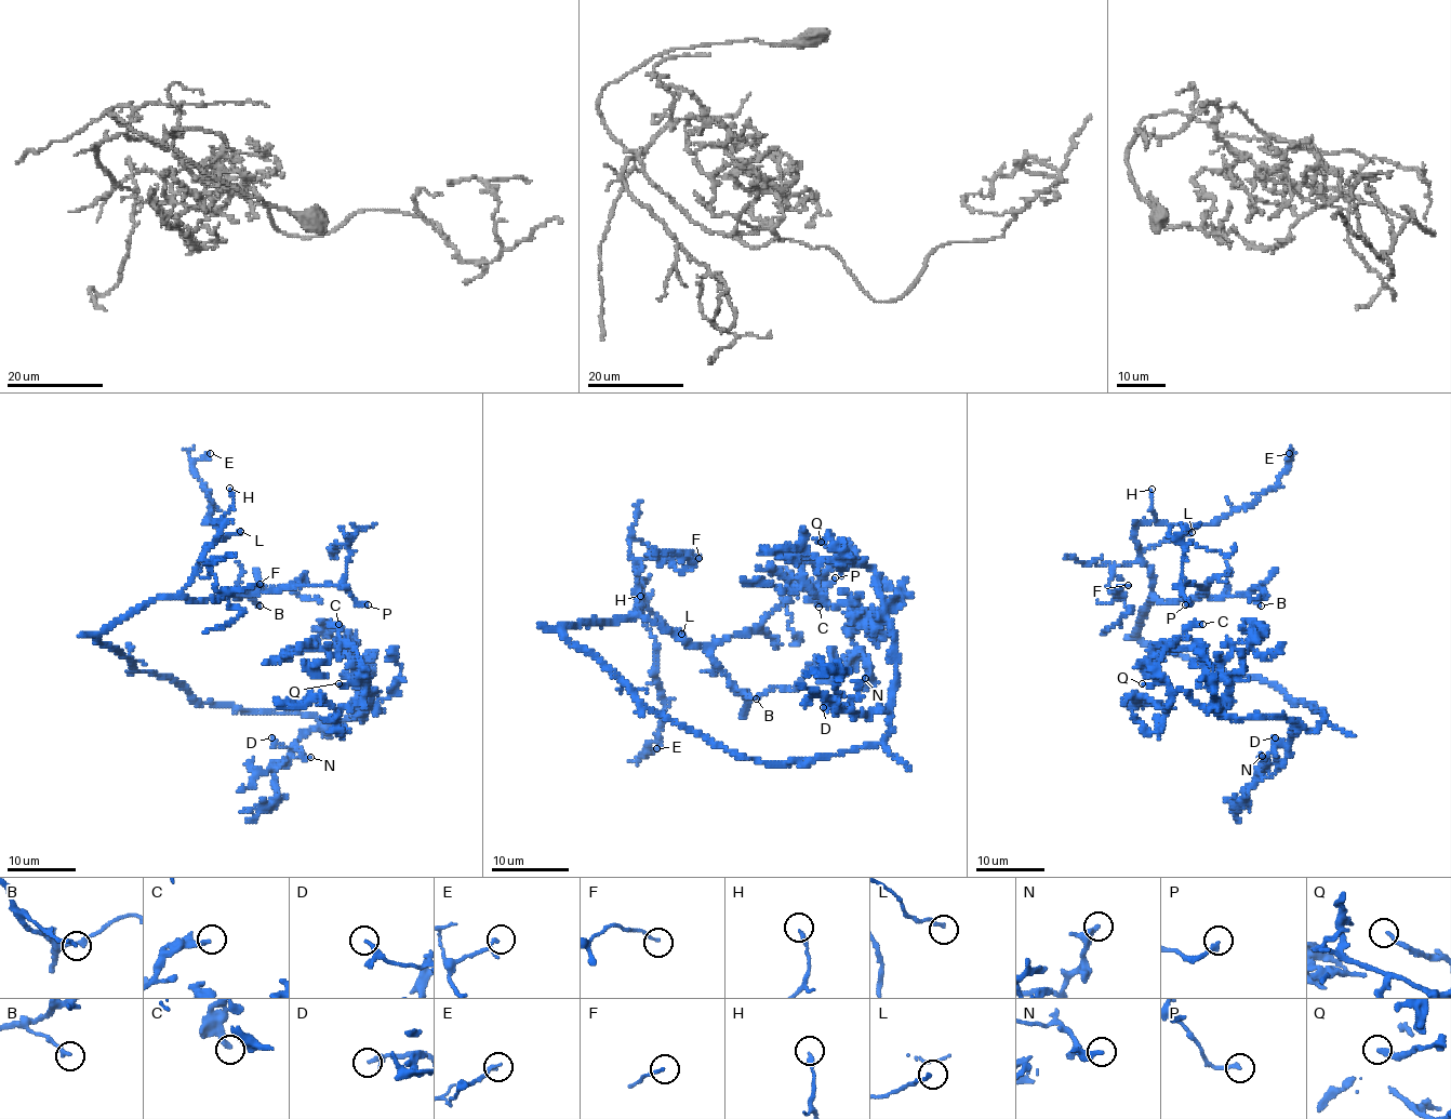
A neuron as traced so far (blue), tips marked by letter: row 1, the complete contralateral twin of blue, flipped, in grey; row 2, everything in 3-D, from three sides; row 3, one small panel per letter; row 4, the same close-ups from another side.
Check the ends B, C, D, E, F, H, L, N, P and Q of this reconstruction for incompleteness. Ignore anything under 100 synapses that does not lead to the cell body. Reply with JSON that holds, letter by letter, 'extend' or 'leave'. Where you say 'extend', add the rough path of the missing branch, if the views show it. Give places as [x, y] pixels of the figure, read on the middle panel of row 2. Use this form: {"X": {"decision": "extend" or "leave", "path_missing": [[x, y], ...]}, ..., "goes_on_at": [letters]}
{"B": {"decision": "leave"}, "C": {"decision": "leave"}, "D": {"decision": "leave"}, "E": {"decision": "leave"}, "F": {"decision": "leave"}, "H": {"decision": "leave"}, "L": {"decision": "leave"}, "N": {"decision": "leave"}, "P": {"decision": "leave"}, "Q": {"decision": "leave"}, "goes_on_at": []}

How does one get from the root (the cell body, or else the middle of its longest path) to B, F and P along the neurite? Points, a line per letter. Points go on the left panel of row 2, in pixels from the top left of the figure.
B: (157, 674), (138, 673), (97, 637), (140, 608), (163, 598), (200, 601), (251, 595), (260, 605)
F: (157, 674), (138, 673), (97, 637), (148, 603), (171, 598), (200, 561), (208, 561), (217, 590), (260, 584)
P: (157, 674), (138, 673), (97, 637), (157, 599), (200, 601), (340, 584), (359, 604), (368, 604)

